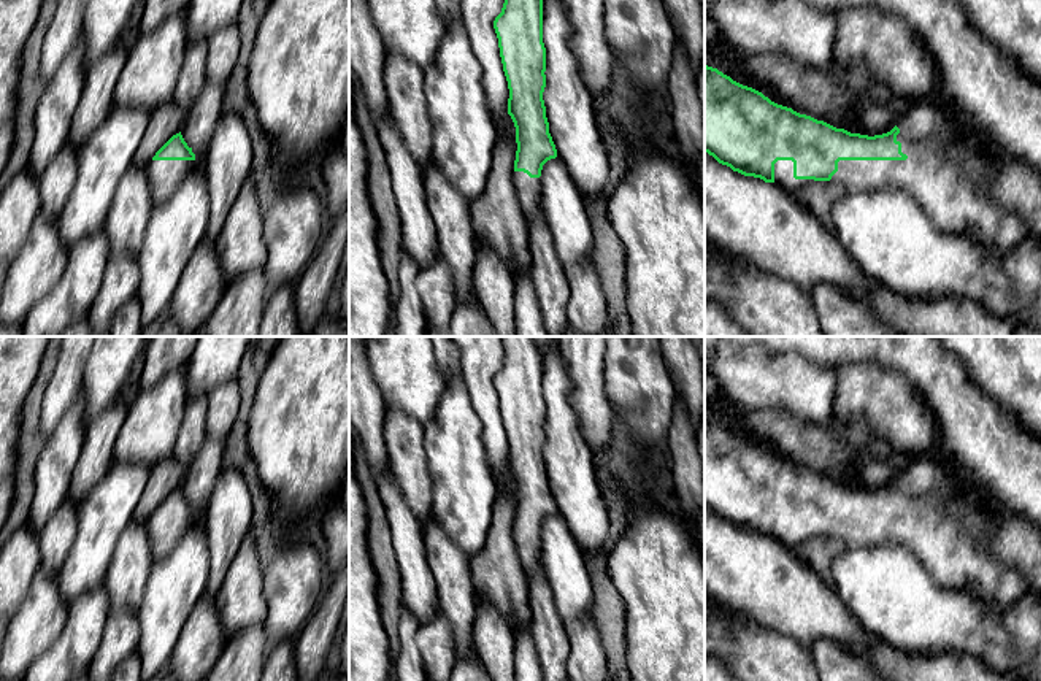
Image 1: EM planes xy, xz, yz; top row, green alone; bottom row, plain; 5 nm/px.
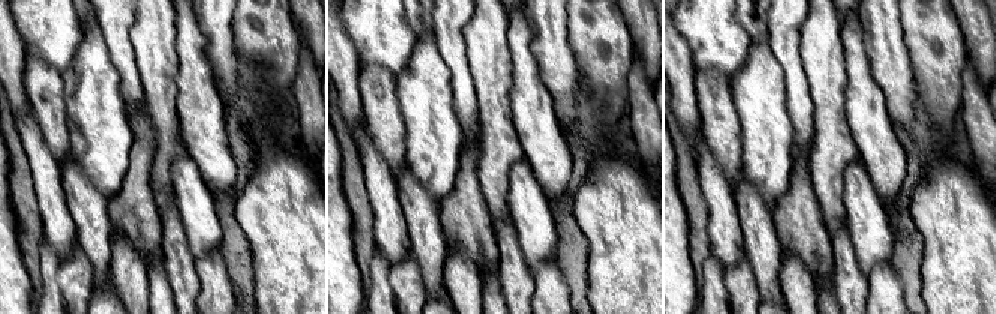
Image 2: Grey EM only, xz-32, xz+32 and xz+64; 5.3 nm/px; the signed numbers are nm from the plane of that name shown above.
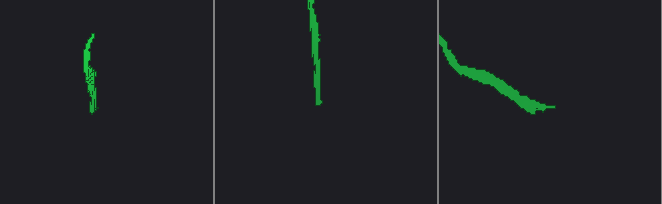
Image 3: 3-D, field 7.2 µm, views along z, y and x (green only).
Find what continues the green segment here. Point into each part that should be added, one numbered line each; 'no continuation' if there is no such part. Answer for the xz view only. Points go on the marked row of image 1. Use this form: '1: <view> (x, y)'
1: xz (529, 191)

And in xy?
1: xy (165, 176)

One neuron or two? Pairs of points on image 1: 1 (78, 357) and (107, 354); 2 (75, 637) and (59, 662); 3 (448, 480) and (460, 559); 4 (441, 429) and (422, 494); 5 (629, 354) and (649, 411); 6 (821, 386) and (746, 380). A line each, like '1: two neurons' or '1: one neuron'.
1: two neurons
2: one neuron
3: two neurons
4: two neurons
5: one neuron
6: one neuron

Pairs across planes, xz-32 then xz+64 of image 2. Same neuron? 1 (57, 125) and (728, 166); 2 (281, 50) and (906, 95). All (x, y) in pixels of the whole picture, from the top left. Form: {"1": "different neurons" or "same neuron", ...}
{"1": "same neuron", "2": "different neurons"}

